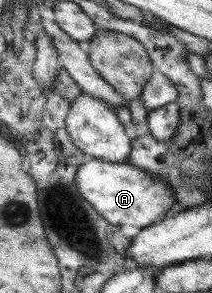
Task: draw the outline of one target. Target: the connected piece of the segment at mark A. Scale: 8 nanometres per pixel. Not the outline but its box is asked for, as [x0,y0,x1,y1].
[74,157,173,229]

